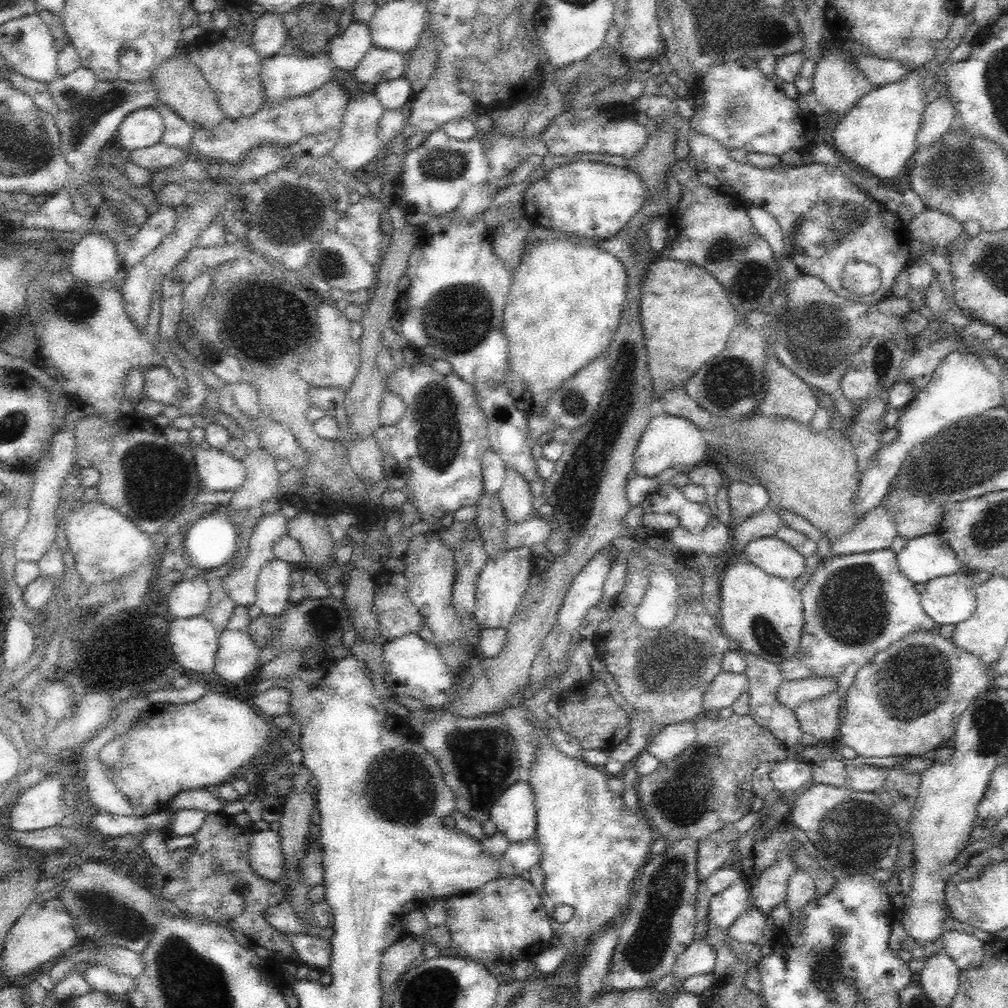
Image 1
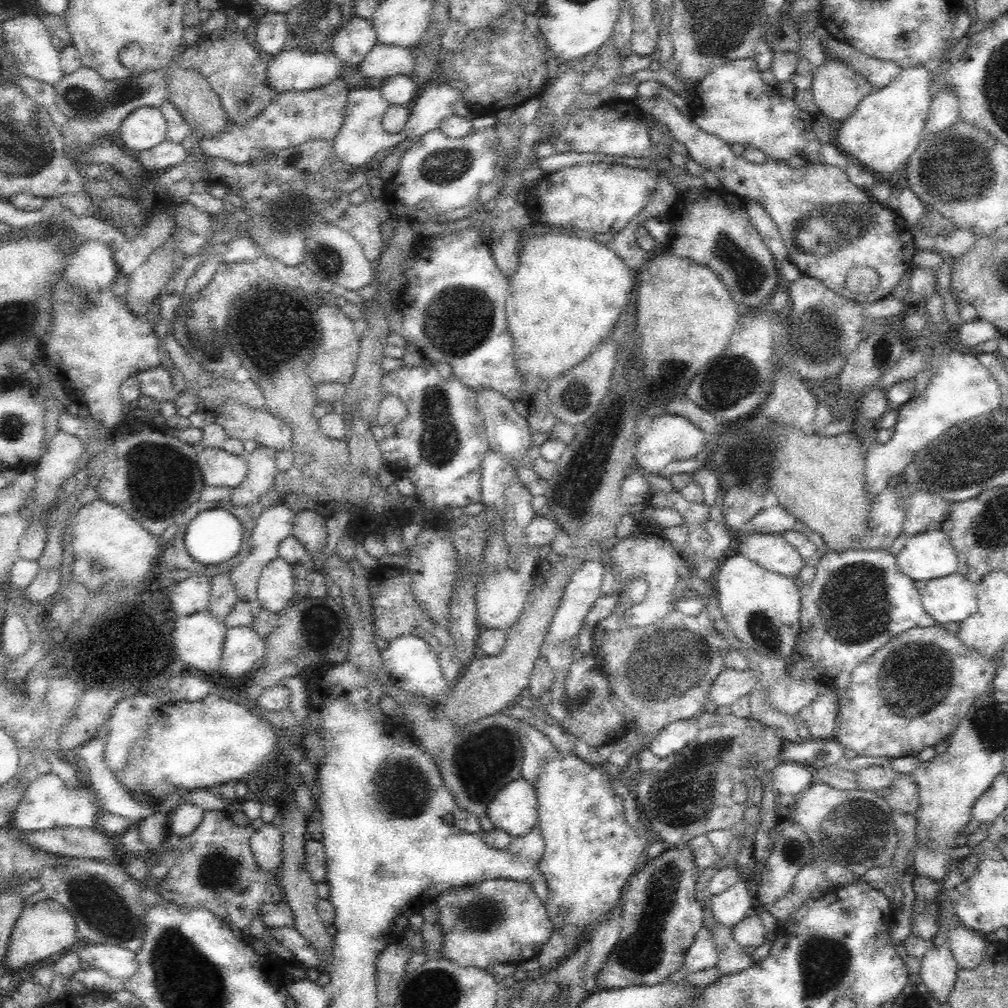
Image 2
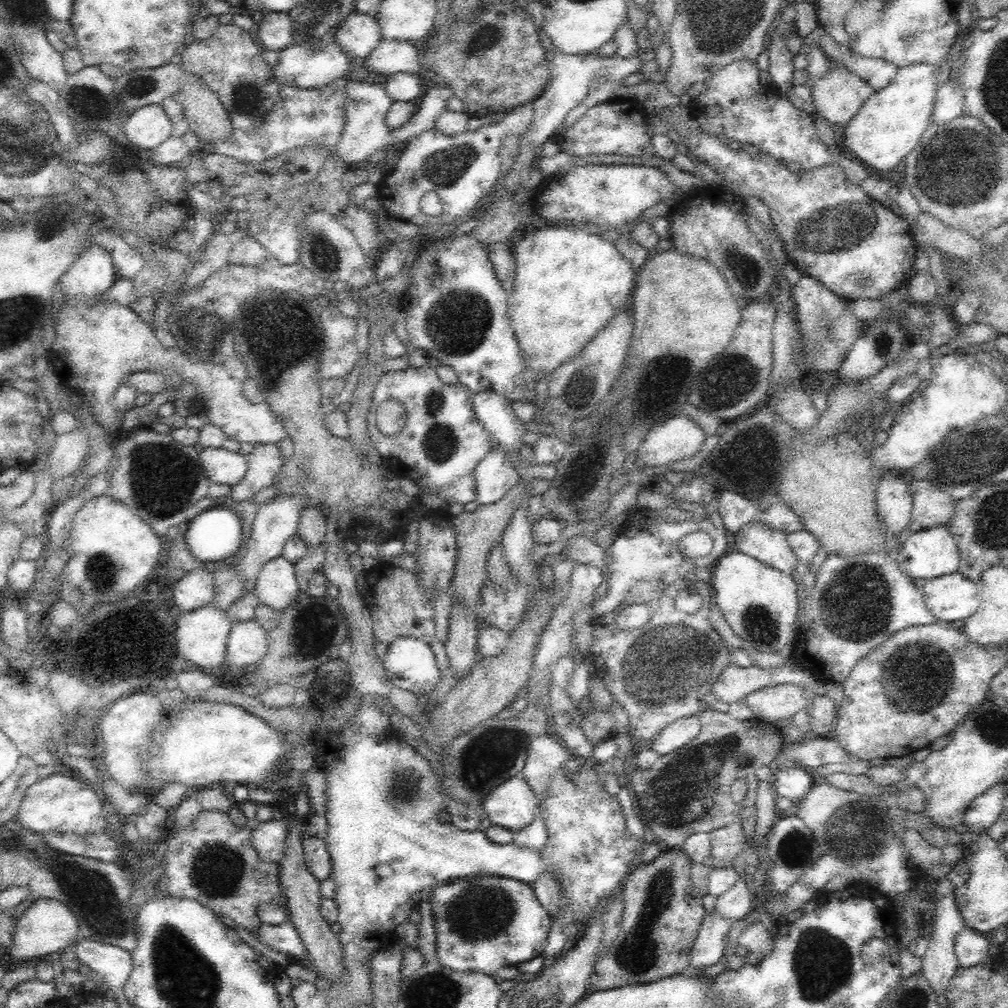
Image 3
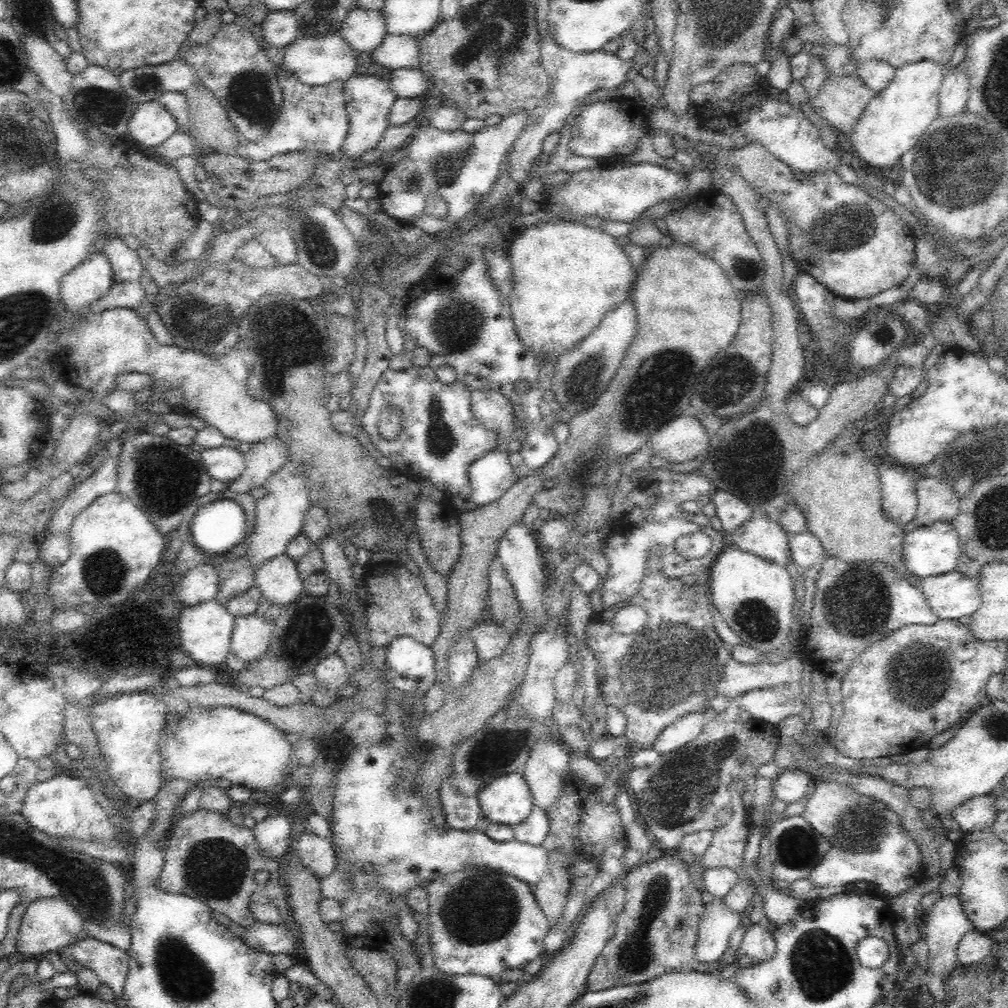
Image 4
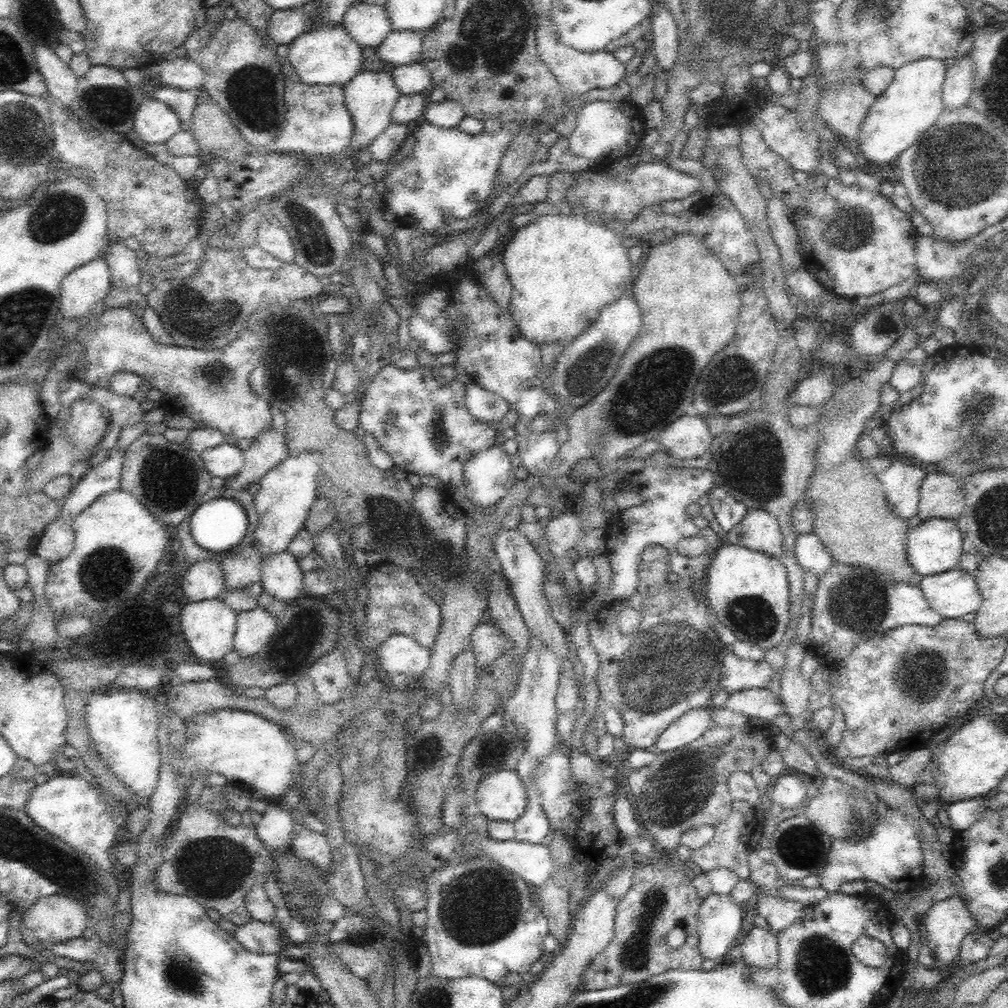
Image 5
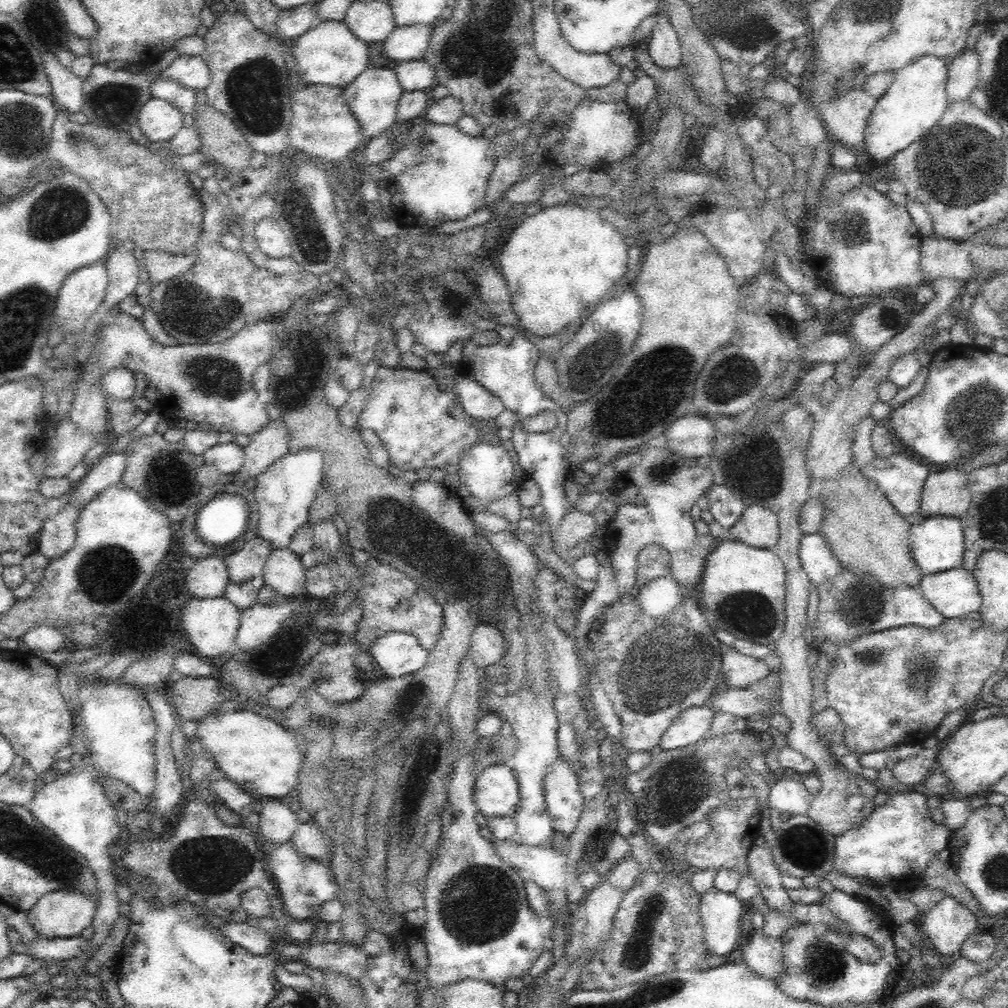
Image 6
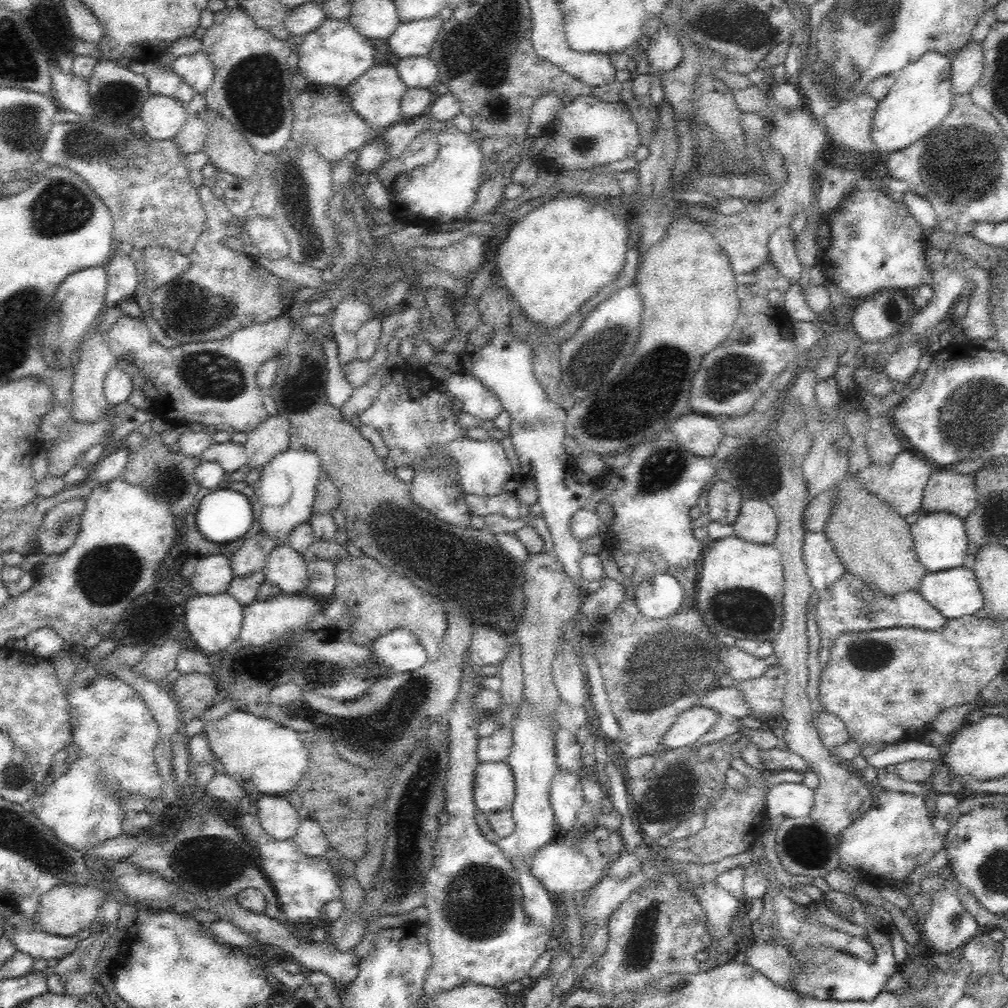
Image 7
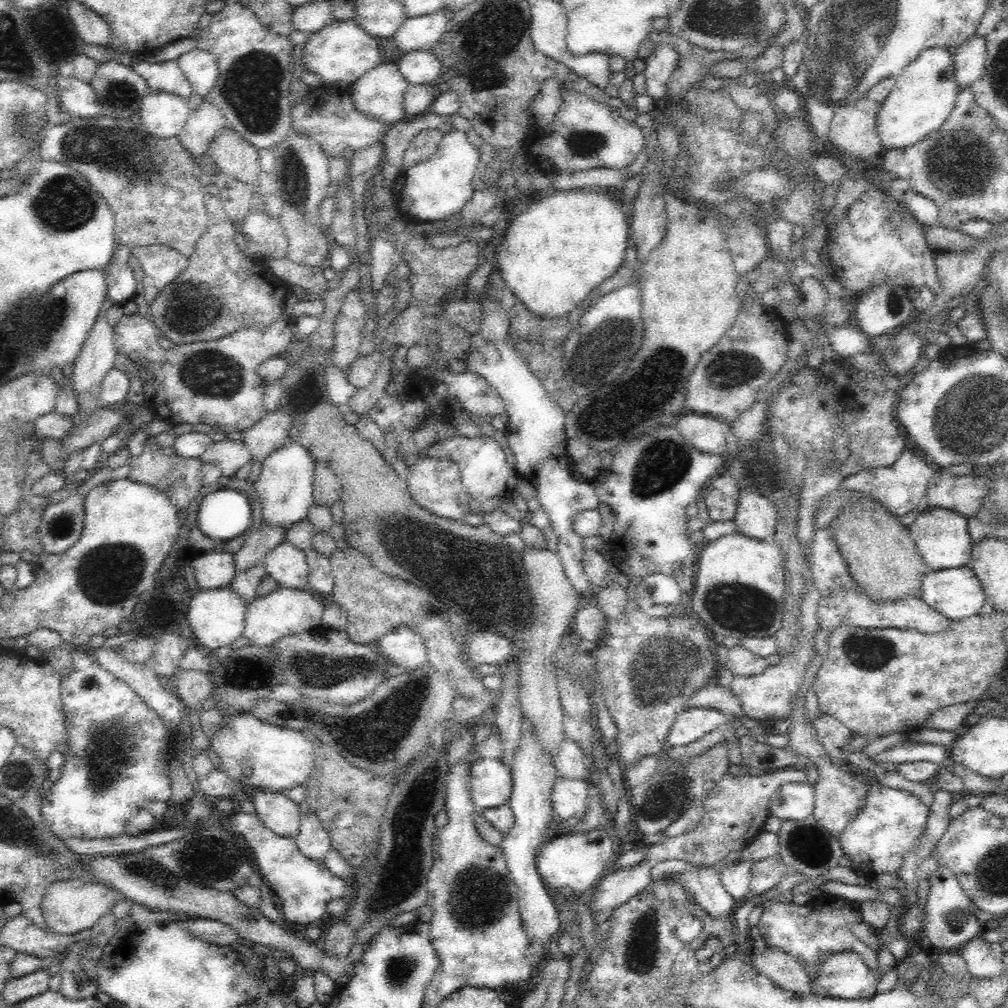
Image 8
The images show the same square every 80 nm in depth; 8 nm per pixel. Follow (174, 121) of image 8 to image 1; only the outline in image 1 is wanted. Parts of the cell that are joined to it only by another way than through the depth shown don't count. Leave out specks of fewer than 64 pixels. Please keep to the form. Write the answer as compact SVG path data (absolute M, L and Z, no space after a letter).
M141 108L124 118L119 124L114 140L122 144L122 153L126 154L129 151L158 143L163 132L164 121L158 109Z

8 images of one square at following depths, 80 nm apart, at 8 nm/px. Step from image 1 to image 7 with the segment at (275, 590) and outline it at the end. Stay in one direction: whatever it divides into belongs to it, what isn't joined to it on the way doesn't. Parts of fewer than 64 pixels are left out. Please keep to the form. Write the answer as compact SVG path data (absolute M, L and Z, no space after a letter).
M286 542L272 549L262 571L266 580L276 584L282 593L307 593L308 575L304 555L296 552Z

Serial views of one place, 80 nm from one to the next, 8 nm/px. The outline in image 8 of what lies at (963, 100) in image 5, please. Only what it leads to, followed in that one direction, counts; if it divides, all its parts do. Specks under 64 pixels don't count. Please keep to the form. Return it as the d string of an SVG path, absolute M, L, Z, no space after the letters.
M974 35L953 49L952 55L959 89L971 87L982 78L987 56L984 37Z

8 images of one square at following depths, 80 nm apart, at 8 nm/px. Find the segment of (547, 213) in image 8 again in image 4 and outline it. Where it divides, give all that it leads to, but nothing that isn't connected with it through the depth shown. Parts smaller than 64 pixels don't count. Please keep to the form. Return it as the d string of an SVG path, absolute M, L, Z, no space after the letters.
M552 219L535 227L526 227L514 240L508 254L512 265L513 288L507 296L511 318L522 344L536 353L538 361L561 357L584 340L610 314L610 310L630 301L634 284L634 267L624 253L622 244L606 234L603 227L588 227L582 221Z

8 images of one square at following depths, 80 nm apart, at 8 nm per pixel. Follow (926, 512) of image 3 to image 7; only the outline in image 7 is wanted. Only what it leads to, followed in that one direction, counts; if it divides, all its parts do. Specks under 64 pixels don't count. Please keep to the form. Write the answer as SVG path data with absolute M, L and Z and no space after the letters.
M935 468L924 488L921 512L947 512L964 519L976 508L976 500L978 489L973 473L938 472Z

